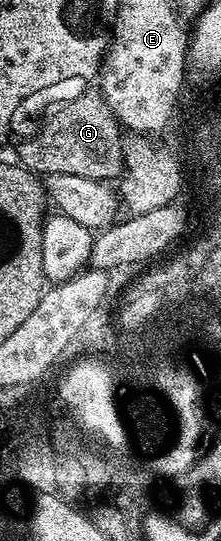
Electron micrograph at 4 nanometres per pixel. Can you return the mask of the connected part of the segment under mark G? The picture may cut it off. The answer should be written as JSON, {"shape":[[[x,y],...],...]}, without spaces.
{"shape":[[[100,92],[81,93],[70,99],[66,105],[61,105],[41,125],[41,130],[34,137],[29,137],[17,149],[16,160],[22,169],[38,175],[58,173],[59,175],[83,175],[83,179],[95,179],[108,182],[109,177],[116,178],[122,172],[122,126],[101,98]]]}

